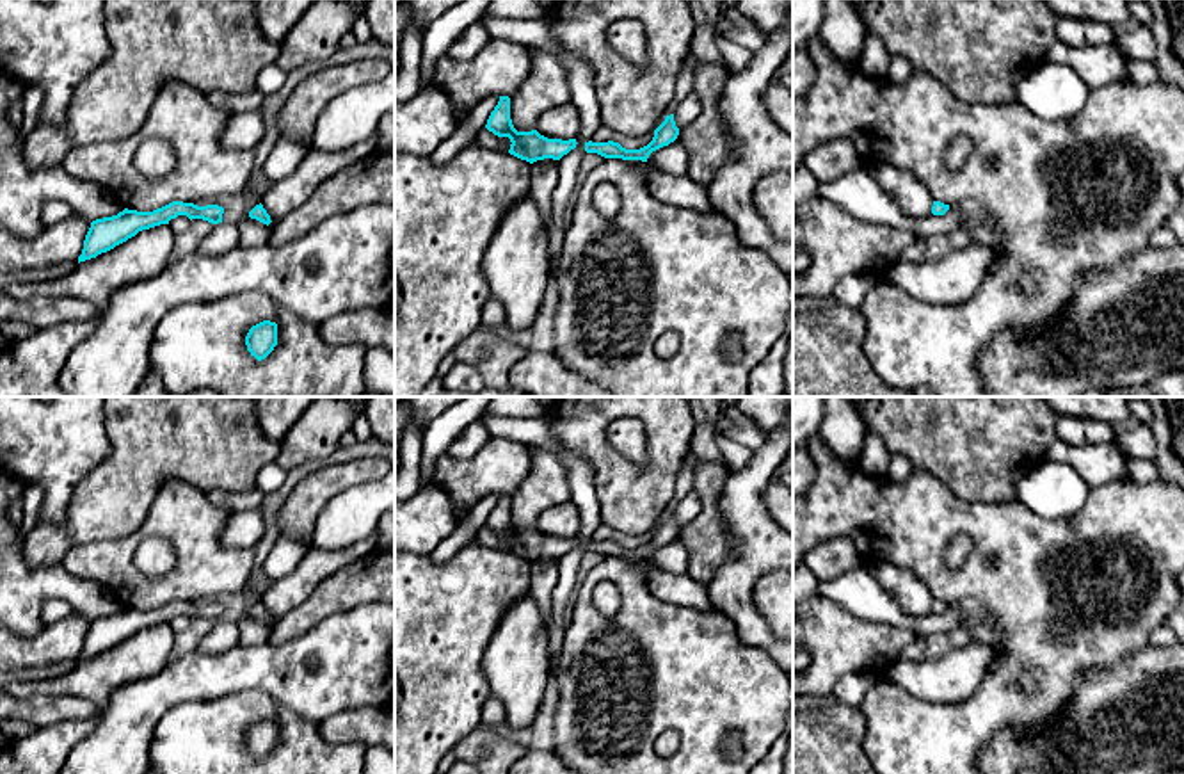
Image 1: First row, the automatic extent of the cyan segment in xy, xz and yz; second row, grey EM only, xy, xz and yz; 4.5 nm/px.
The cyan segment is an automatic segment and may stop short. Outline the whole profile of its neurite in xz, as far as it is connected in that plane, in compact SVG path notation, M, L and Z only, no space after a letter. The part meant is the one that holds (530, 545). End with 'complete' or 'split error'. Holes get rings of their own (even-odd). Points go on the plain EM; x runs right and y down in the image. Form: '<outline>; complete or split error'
M500 495L500 500L491 511L485 527L498 536L508 536L512 541L508 552L530 562L544 557L560 559L578 543L576 537L548 537L537 528L517 530L510 518L508 495Z; complete

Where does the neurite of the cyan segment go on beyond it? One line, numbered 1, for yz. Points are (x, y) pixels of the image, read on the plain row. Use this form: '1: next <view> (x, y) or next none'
1: next none

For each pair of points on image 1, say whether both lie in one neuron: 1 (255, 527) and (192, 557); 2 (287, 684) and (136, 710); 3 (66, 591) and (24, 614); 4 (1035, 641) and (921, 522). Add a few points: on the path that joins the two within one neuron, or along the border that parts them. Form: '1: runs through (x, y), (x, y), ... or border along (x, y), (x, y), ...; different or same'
1: border along (233, 513), (223, 529), (221, 543), (251, 548); different
2: runs through (249, 677), (192, 677), (173, 684); same
3: runs through (56, 591), (45, 591), (32, 604); same
4: runs through (1000, 605), (976, 582), (952, 582), (927, 557); same

